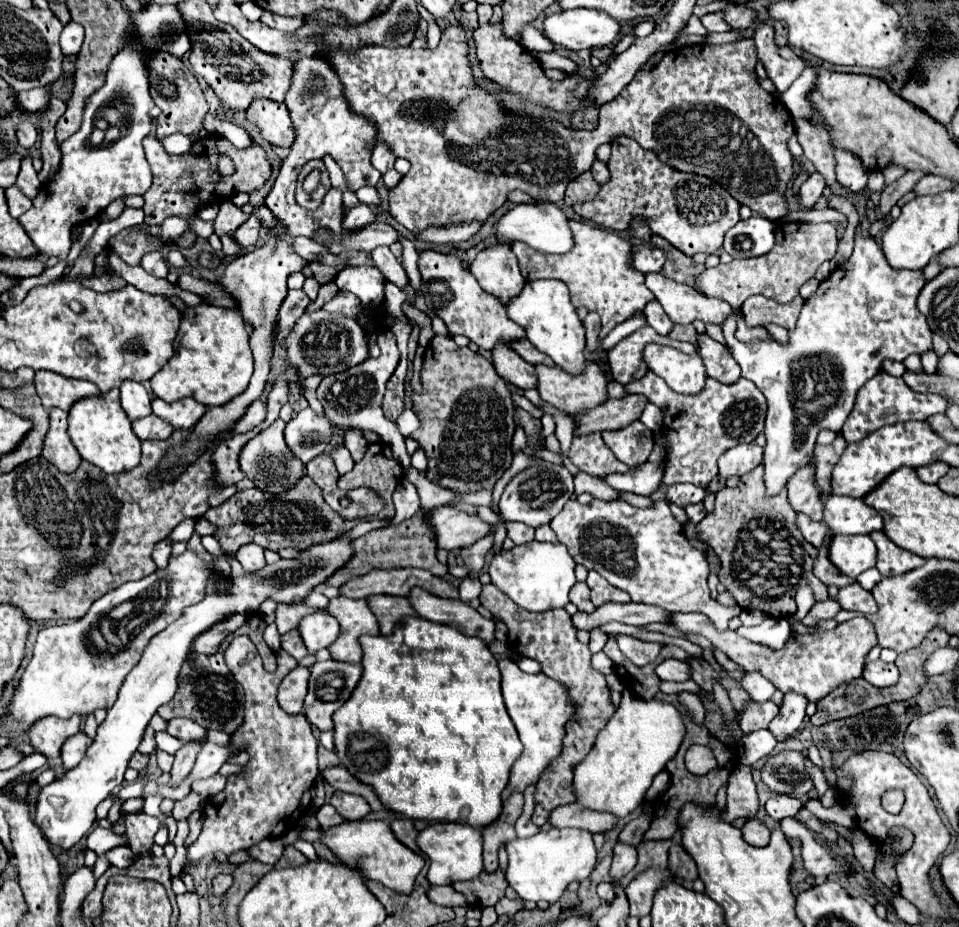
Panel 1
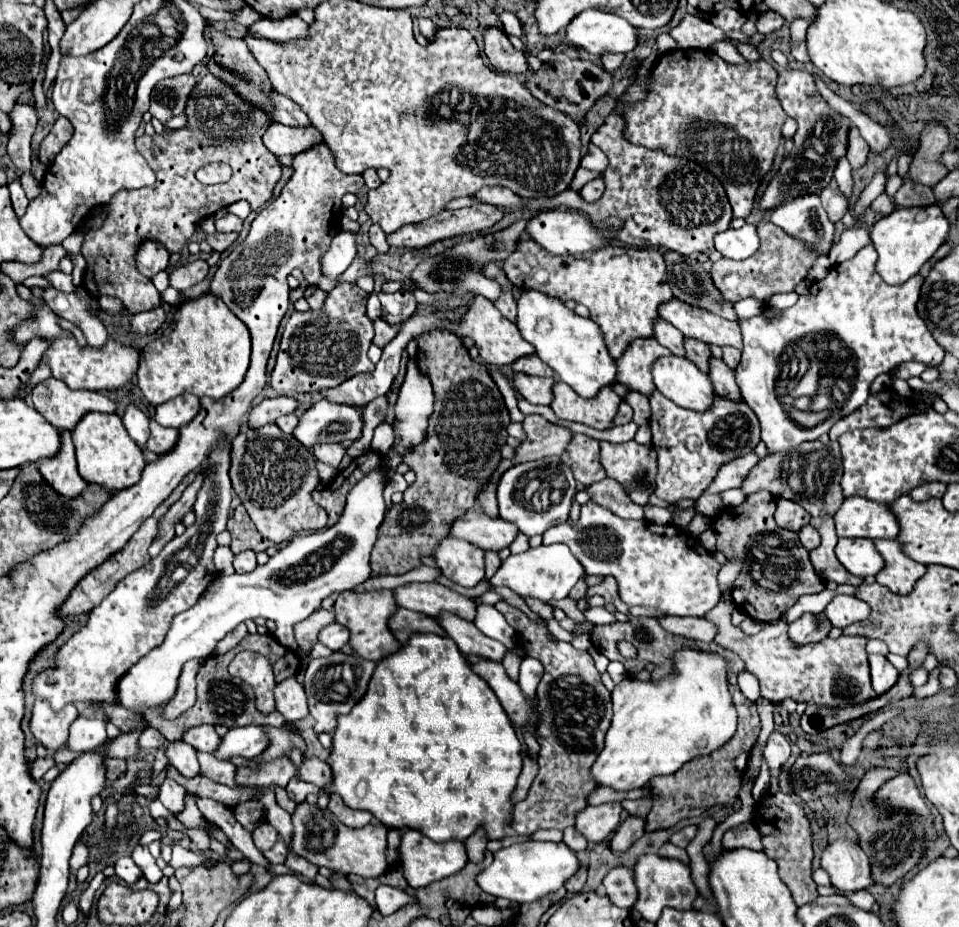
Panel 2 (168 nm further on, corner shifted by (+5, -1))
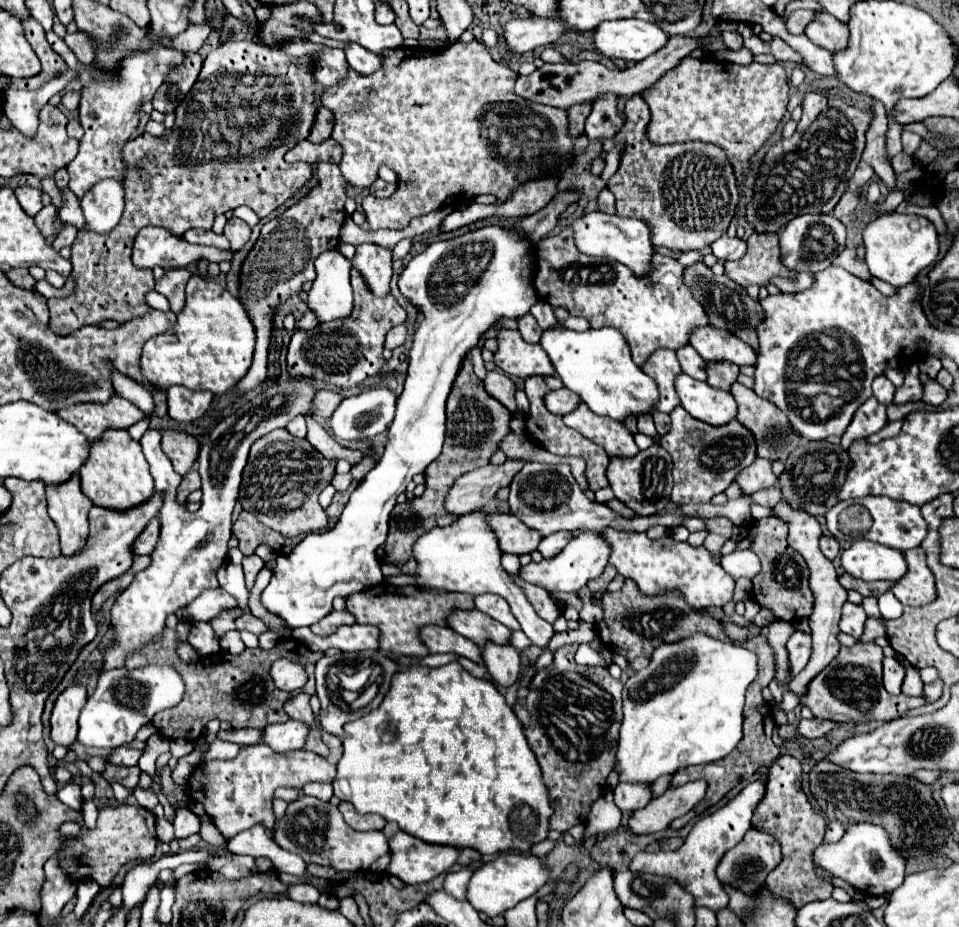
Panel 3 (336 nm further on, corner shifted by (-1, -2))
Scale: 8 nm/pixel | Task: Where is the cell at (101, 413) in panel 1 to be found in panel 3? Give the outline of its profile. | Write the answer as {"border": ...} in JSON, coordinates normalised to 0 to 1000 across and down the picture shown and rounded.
{"border":[[[109,464],[101,477],[95,477],[93,494],[82,507],[84,529],[97,544],[132,550],[151,542],[160,533],[160,516],[155,511],[155,501],[147,488],[147,479],[135,470],[132,464]]]}

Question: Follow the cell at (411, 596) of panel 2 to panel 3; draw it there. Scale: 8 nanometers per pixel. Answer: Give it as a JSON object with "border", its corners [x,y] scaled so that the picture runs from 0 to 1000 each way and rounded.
{"border":[[[470,658],[466,665],[468,677],[479,682],[481,686],[493,690],[497,697],[504,697],[508,690],[518,695],[531,695],[531,677],[522,671],[510,667],[508,662],[493,658]]]}

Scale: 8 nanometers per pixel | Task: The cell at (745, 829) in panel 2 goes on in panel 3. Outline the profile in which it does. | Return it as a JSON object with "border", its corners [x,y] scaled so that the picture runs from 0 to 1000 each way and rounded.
{"border":[[[787,893],[779,895],[777,904],[764,913],[764,917],[758,917],[756,923],[752,926],[750,934],[748,934],[748,947],[752,951],[758,951],[758,954],[764,954],[766,958],[771,958],[775,964],[787,964],[796,954],[798,954],[798,947],[800,943],[814,930],[814,913],[812,908],[798,900],[798,898],[791,898]]]}

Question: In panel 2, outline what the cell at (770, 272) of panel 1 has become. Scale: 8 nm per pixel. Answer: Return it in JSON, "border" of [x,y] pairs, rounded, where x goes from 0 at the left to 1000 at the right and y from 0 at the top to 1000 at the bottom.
{"border":[[[796,236],[789,241],[789,251],[794,251],[794,266],[789,273],[777,282],[762,282],[762,279],[750,279],[743,284],[741,299],[746,303],[746,310],[758,320],[758,325],[769,327],[777,320],[787,320],[791,325],[800,325],[808,316],[823,316],[831,310],[833,303],[837,303],[846,290],[846,286],[852,282],[850,273],[842,269],[839,264],[833,264],[827,256],[821,256],[810,243],[806,243],[802,236]]]}

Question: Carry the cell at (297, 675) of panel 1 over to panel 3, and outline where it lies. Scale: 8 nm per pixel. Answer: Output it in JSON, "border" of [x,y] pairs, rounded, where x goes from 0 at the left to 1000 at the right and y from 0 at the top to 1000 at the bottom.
{"border":[[[308,749],[303,751],[299,757],[297,757],[297,768],[306,775],[306,777],[312,777],[312,779],[318,779],[318,781],[326,781],[328,777],[328,770],[322,762],[322,749]]]}

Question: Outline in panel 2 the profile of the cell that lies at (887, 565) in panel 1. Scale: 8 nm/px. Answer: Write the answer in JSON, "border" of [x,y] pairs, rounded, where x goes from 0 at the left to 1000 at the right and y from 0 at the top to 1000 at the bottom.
{"border":[[[912,584],[912,588],[917,590],[921,603],[925,605],[921,618],[914,620],[914,629],[923,631],[931,640],[948,642],[954,629],[965,620],[965,609],[944,599],[937,584]]]}

